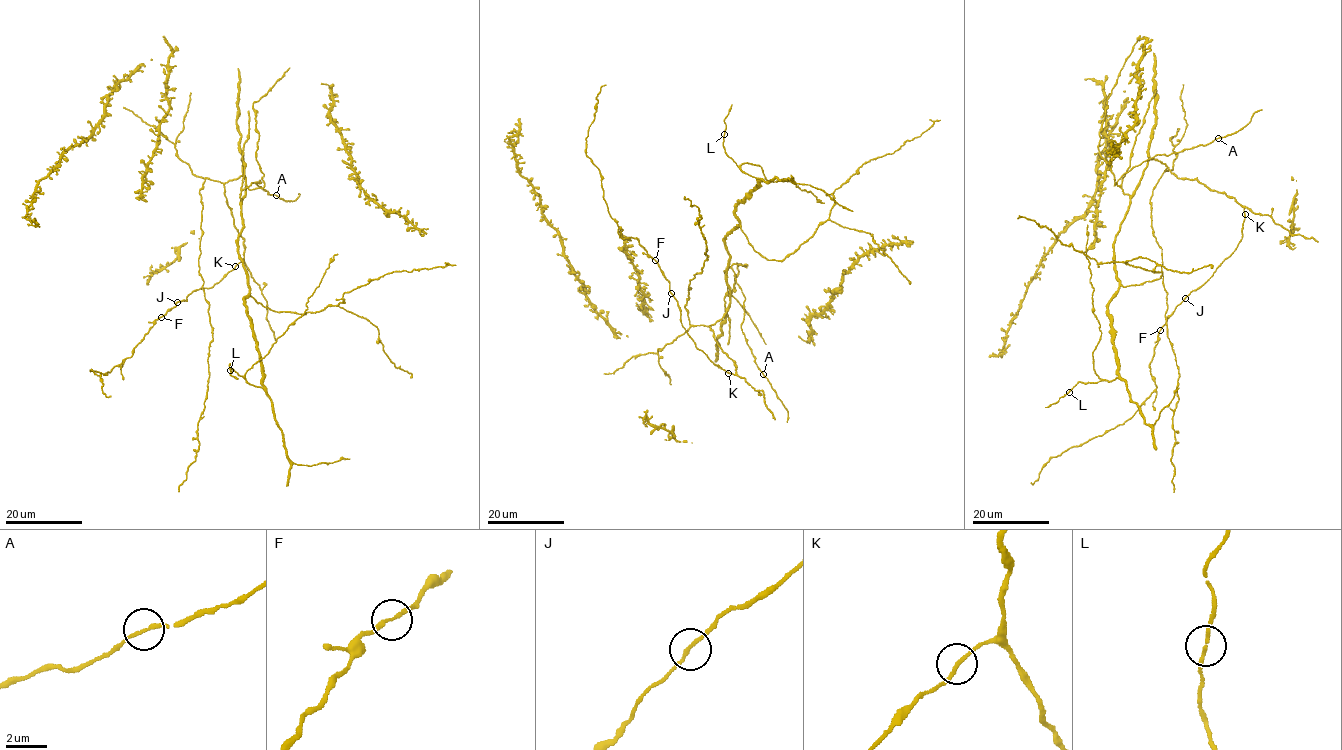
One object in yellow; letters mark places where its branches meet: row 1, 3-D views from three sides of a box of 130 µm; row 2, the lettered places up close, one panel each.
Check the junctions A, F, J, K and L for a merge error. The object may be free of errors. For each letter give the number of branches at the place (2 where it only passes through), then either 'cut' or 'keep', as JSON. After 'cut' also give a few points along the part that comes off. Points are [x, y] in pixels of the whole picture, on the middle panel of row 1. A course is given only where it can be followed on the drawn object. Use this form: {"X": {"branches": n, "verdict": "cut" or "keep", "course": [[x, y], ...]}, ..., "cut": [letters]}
{"A": {"branches": 2, "verdict": "keep"}, "F": {"branches": 2, "verdict": "keep"}, "J": {"branches": 2, "verdict": "keep"}, "K": {"branches": 2, "verdict": "keep"}, "L": {"branches": 2, "verdict": "keep"}, "cut": []}

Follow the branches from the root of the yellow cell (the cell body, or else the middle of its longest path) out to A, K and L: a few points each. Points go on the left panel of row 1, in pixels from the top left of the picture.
A: (238, 178), (245, 177), (241, 202), (243, 189), (259, 181), (256, 184), (259, 187), (276, 195)
K: (238, 178), (227, 181), (224, 195), (233, 224), (244, 241), (244, 258), (235, 266)
L: (238, 178), (245, 177), (245, 196), (238, 258), (264, 387), (230, 369)

